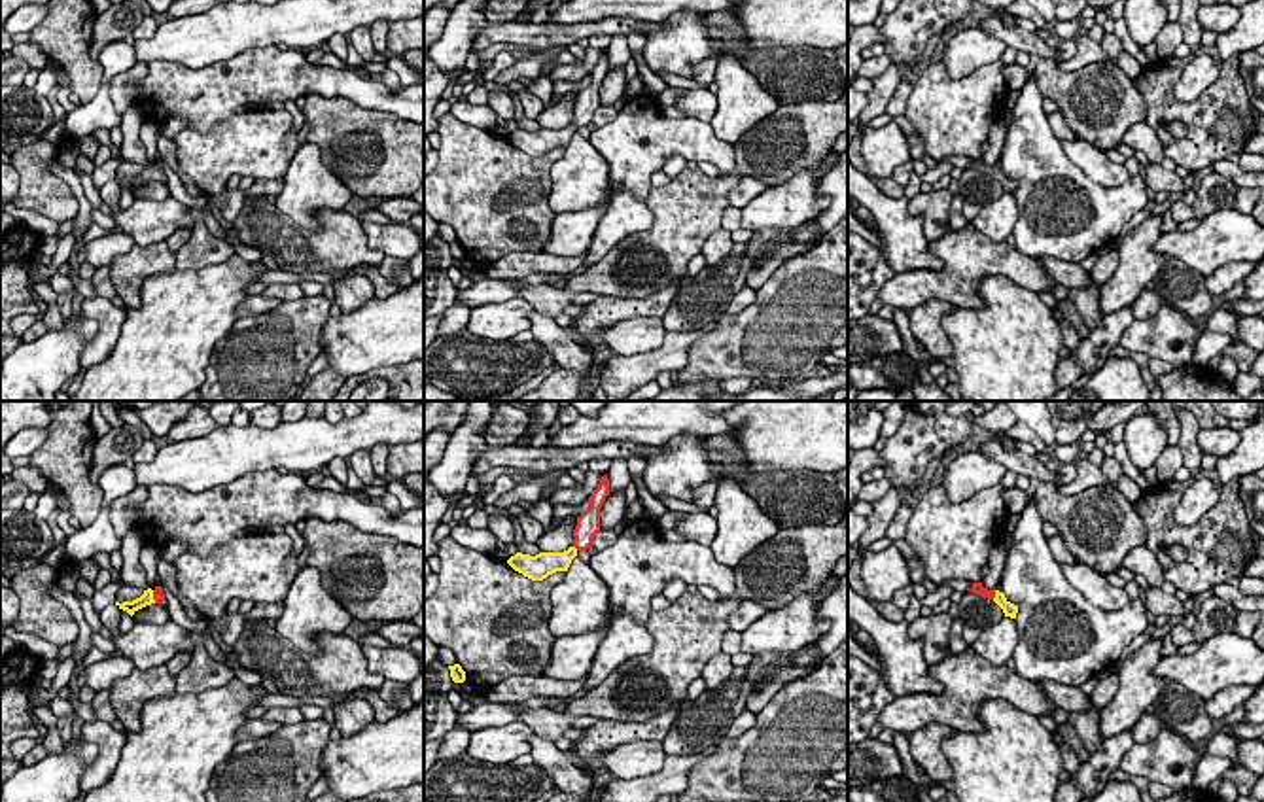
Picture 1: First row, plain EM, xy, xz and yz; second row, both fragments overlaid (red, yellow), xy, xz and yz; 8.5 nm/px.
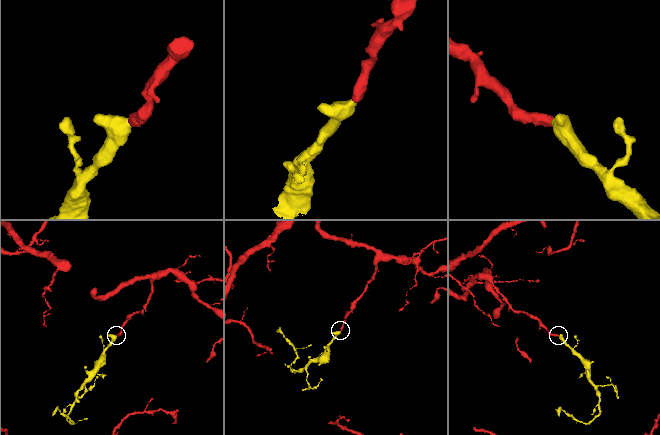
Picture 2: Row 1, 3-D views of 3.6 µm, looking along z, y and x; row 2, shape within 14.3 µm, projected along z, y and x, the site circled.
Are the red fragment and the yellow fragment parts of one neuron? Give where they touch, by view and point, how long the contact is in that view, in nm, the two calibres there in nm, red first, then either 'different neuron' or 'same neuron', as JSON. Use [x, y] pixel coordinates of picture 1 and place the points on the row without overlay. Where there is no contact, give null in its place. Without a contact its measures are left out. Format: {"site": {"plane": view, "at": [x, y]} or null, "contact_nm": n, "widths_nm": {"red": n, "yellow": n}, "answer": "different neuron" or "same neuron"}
{"site": {"plane": "yz", "at": [994, 171]}, "contact_nm": 90, "widths_nm": {"red": 100, "yellow": 120}, "answer": "same neuron"}

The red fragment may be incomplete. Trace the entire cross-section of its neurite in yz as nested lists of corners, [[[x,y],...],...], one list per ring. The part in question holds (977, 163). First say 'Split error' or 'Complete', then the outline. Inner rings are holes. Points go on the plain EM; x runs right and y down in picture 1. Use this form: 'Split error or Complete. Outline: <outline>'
Split error. Outline: [[[973,159],[973,165],[969,168],[993,176],[1003,185],[1005,193],[1016,195],[1018,182],[1010,180],[1003,168],[995,165],[988,166],[982,163],[982,159]]]

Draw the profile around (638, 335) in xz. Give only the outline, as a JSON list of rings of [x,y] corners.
[[[630,318],[604,329],[602,337],[611,352],[626,357],[660,348],[666,333],[662,318]]]

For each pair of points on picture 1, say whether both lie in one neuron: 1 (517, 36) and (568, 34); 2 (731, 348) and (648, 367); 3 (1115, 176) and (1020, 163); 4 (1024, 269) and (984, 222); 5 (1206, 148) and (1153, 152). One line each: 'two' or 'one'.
1: one
2: two
3: two
4: two
5: two

